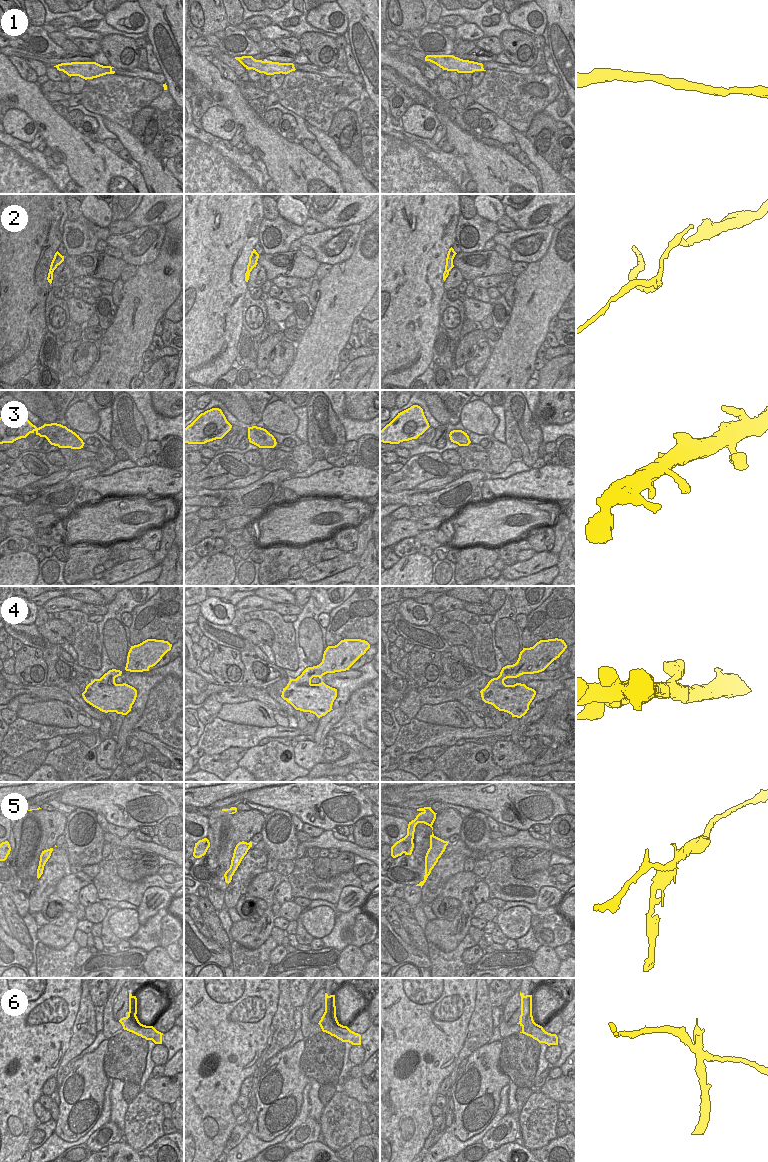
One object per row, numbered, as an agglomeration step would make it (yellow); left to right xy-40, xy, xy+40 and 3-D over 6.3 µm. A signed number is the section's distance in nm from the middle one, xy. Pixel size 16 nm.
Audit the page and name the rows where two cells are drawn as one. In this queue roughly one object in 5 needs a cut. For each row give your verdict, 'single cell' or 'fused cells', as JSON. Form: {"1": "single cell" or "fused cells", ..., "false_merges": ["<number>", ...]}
{"1": "single cell", "2": "fused cells", "3": "single cell", "4": "single cell", "5": "fused cells", "6": "fused cells", "false_merges": ["2", "5", "6"]}

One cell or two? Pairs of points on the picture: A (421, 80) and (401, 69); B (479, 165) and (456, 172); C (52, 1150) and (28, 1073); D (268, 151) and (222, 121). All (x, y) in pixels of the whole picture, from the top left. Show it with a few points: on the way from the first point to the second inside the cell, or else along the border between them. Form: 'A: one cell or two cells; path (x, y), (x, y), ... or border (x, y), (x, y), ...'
A: one cell; path (416, 77), (406, 70)
B: two cells; border (450, 152), (458, 155), (463, 160), (472, 180)
C: two cells; border (38, 1122), (36, 1128)
D: two cells; border (222, 106), (232, 114), (238, 124)

